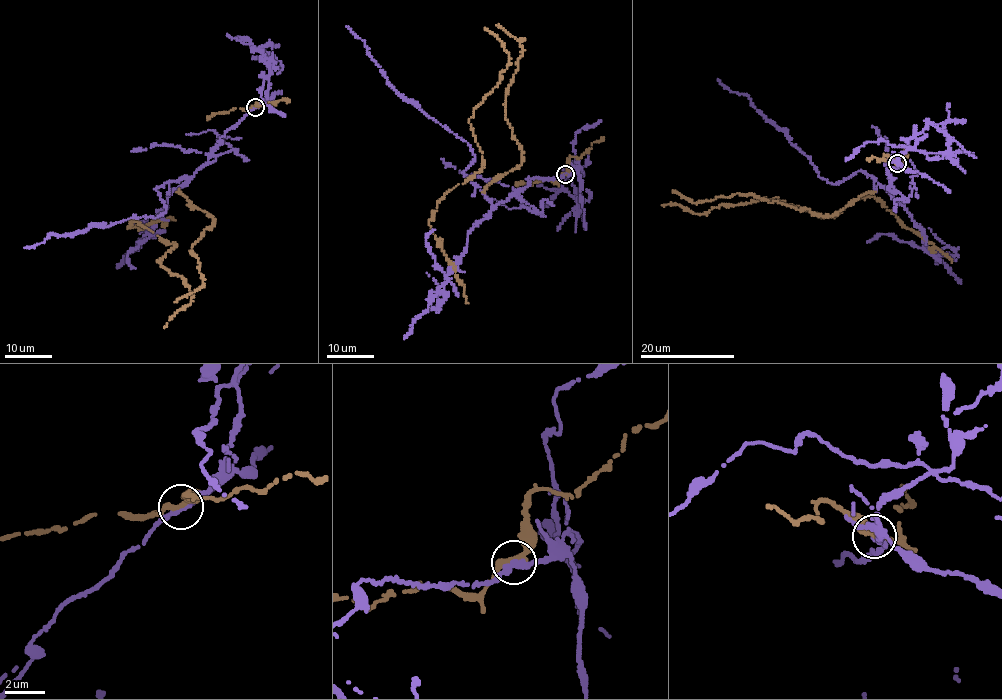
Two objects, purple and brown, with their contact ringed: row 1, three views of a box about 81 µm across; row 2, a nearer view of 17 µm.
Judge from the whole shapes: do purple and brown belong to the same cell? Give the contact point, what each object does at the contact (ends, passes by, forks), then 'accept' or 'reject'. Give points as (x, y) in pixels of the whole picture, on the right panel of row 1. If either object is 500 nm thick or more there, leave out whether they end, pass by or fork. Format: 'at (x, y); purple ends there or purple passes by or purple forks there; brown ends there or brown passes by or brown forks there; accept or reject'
at (897, 163); purple passes by; brown passes by; reject

